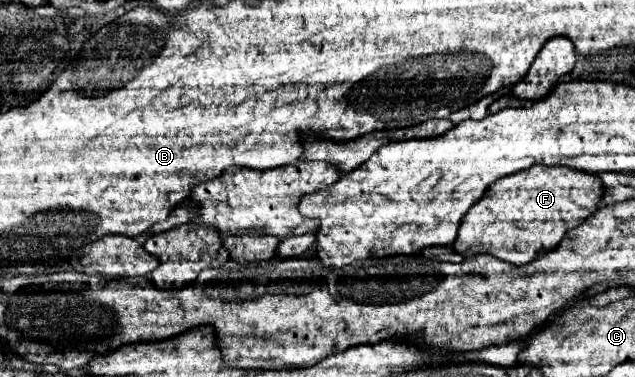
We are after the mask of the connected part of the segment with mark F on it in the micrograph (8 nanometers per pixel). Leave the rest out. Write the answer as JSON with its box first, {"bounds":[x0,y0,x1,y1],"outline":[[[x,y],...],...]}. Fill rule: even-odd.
{"bounds":[453,167,601,265],"outline":[[[531,167],[519,171],[519,175],[507,175],[507,179],[497,179],[487,195],[471,207],[461,221],[453,250],[465,259],[475,255],[491,255],[511,265],[527,265],[533,259],[549,253],[563,239],[567,229],[583,223],[599,205],[601,199],[601,181],[597,175],[587,175],[583,171],[567,171],[567,167]]]}

